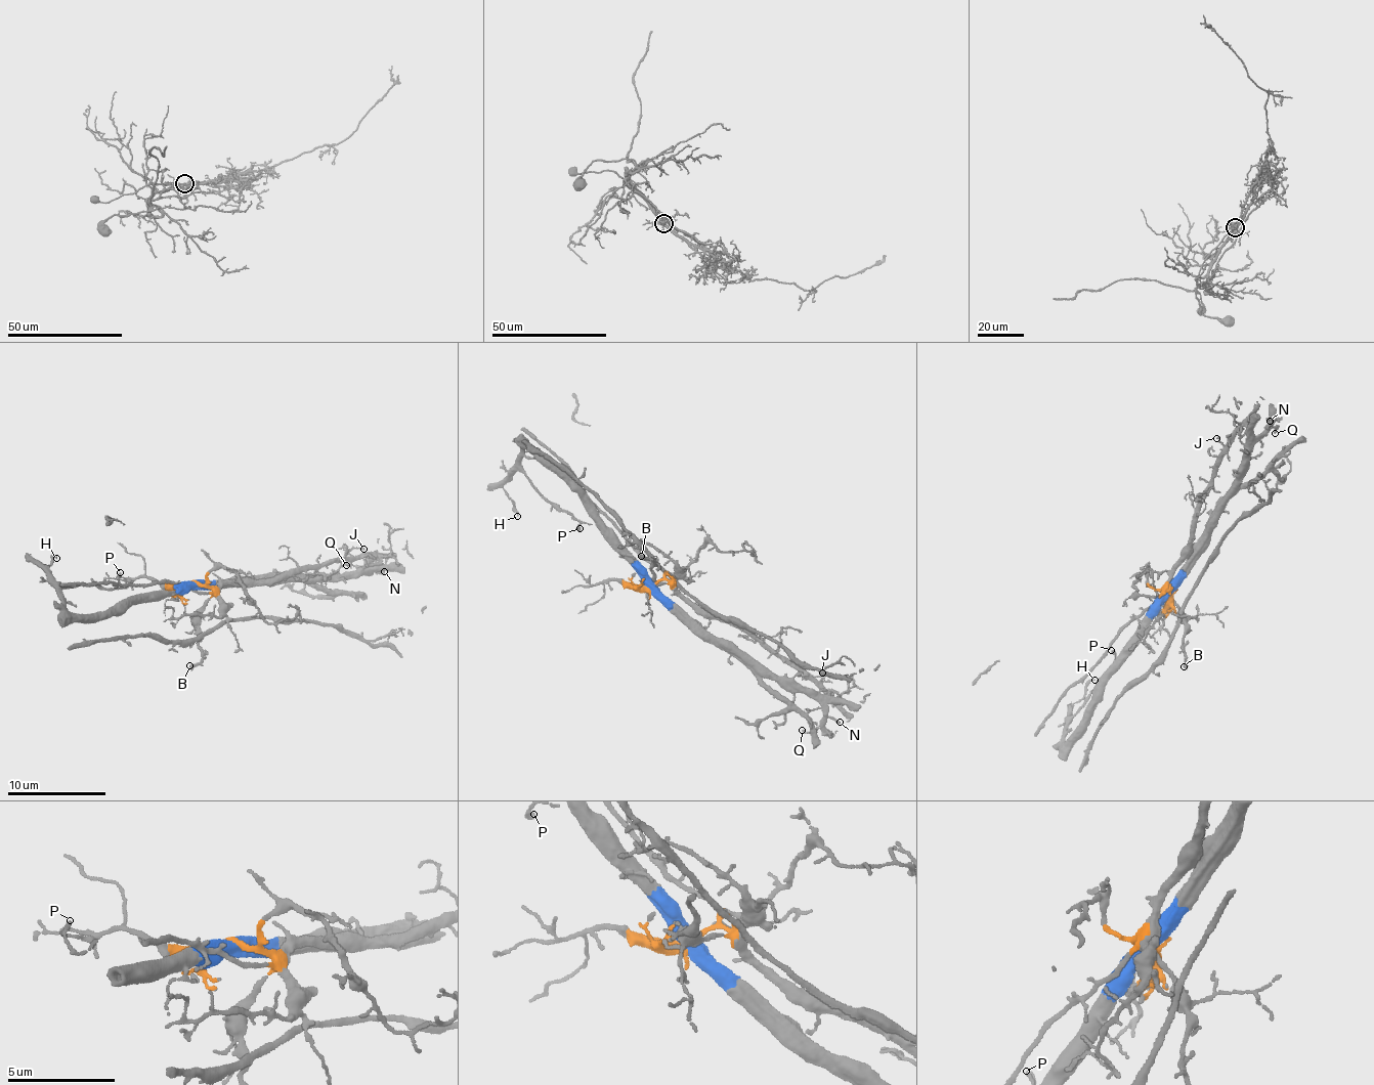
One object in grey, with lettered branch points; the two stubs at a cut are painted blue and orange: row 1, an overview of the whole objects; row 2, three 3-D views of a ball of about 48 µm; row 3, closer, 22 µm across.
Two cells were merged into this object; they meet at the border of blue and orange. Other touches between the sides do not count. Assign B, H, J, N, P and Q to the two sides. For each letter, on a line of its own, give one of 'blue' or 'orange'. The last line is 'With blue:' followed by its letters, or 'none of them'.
B: orange
H: blue
J: orange
N: blue
P: blue
Q: blue
With blue: H, N, P, Q

